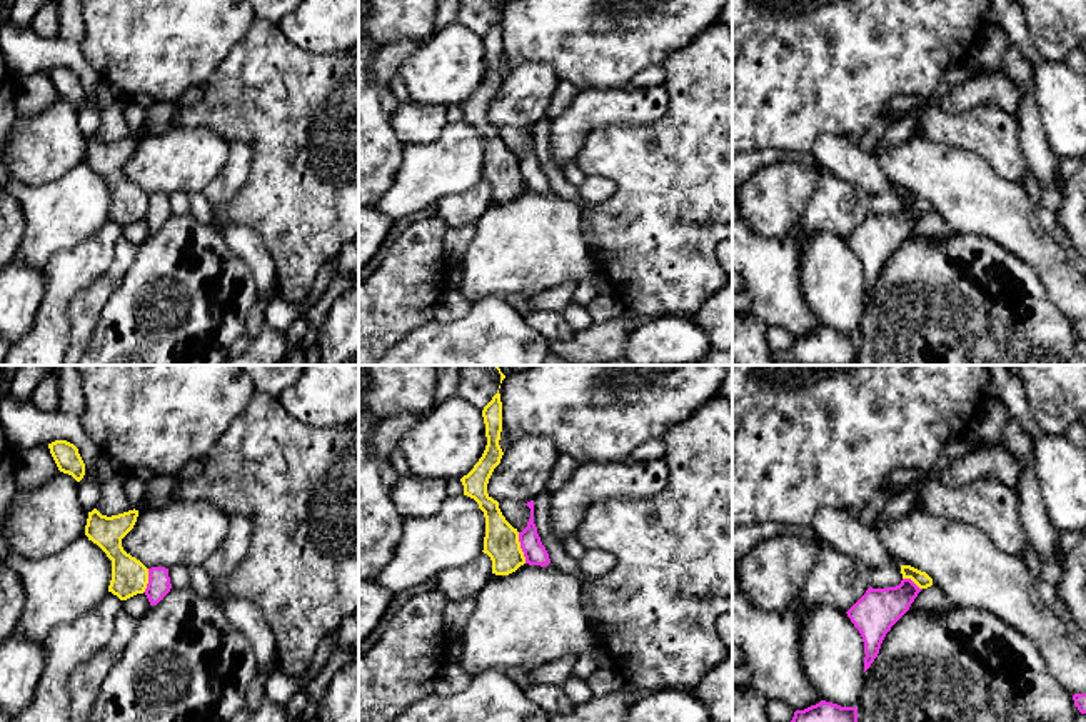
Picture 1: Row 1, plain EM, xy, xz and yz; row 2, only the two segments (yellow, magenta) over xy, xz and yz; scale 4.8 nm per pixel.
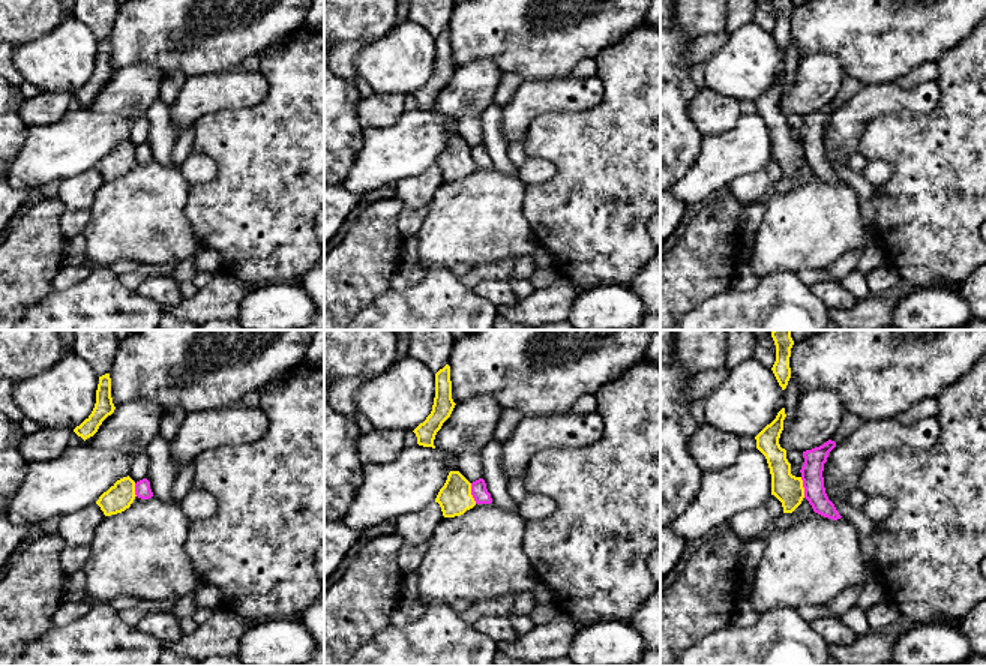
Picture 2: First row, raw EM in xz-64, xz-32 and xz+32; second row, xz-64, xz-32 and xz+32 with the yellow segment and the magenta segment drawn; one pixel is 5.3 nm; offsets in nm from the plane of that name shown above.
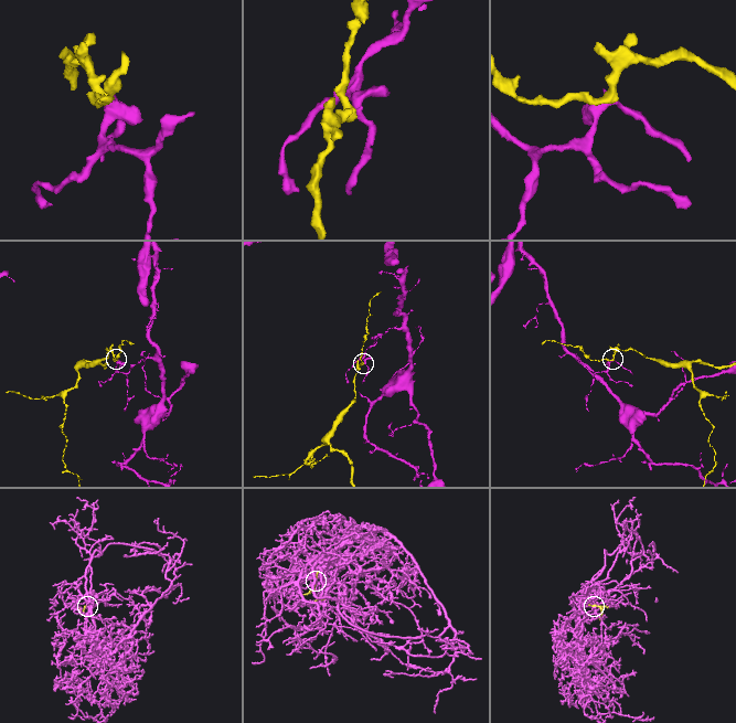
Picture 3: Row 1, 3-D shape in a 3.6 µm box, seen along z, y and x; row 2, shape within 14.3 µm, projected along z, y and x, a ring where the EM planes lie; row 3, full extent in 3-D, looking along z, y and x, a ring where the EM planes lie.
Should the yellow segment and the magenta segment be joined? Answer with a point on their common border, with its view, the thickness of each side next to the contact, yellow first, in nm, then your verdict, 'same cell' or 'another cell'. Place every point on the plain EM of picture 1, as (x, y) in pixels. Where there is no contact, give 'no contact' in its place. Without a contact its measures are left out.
xz (519, 174) | 170/110 nm | another cell

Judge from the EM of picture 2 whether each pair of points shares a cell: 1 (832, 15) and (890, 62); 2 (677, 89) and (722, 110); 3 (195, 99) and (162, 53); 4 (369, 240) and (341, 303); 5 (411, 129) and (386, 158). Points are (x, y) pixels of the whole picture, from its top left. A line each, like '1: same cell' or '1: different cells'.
1: same cell
2: different cells
3: different cells
4: same cell
5: same cell

